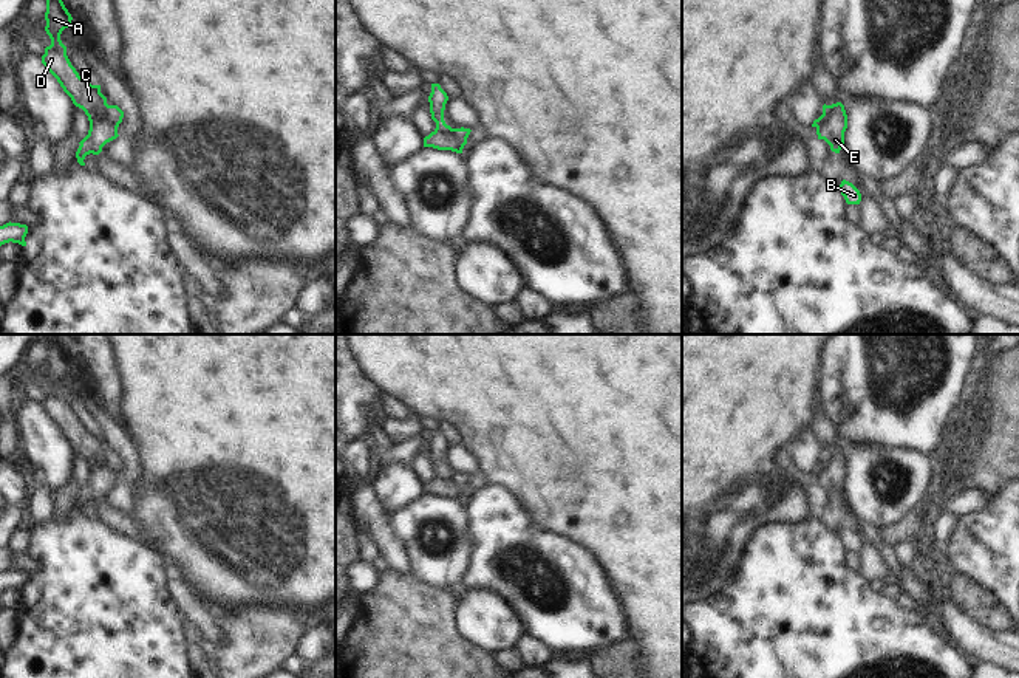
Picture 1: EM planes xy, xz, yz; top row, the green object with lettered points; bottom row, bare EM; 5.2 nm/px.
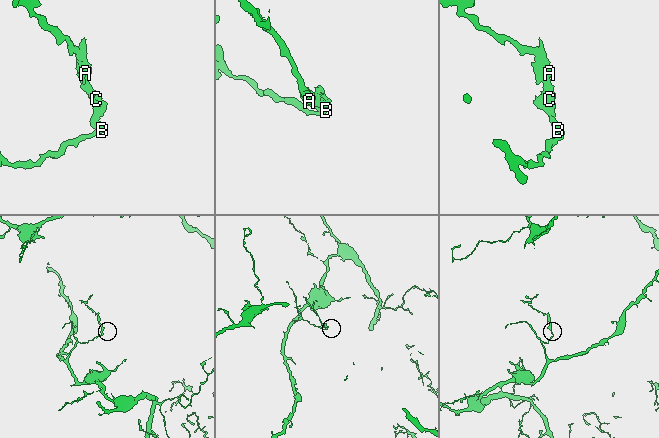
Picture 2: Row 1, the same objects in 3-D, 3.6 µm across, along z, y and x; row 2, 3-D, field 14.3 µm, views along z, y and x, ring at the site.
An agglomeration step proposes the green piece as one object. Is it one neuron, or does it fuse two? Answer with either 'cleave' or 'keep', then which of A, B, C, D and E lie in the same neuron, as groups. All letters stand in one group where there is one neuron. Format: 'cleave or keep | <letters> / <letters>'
cleave | A C D E / B

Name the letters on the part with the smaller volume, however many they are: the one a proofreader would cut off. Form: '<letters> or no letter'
A, C, D, E

